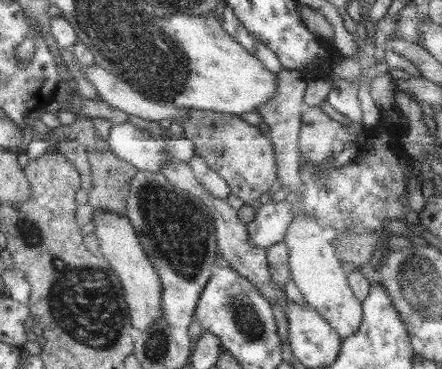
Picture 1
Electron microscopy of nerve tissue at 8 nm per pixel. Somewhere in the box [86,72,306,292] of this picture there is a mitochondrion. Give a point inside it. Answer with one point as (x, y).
(179, 234)

